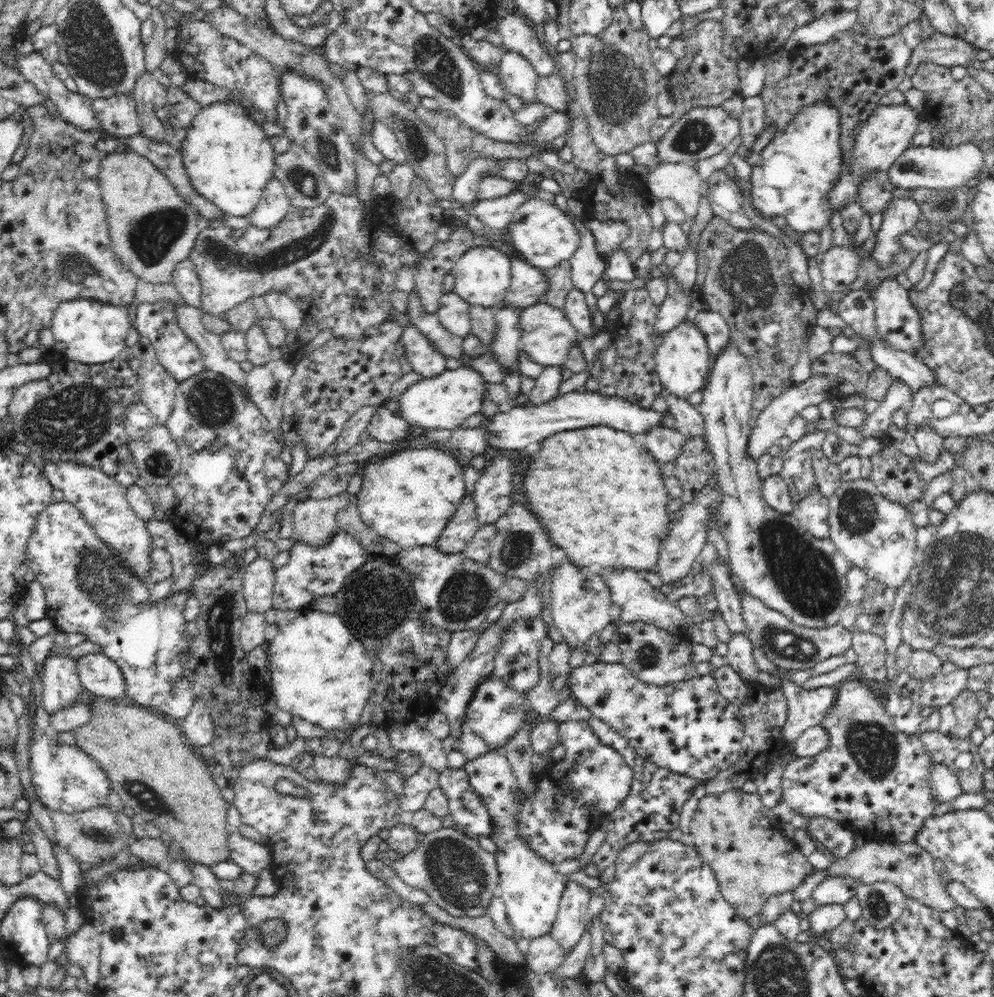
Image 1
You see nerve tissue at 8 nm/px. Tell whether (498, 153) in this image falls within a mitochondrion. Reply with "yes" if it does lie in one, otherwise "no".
no

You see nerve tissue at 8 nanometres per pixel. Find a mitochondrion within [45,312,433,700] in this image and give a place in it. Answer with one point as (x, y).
(111, 593)

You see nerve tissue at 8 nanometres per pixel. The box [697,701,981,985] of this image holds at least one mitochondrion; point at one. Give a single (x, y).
(871, 744)

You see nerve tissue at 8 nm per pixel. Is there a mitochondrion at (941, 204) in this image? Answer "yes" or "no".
yes

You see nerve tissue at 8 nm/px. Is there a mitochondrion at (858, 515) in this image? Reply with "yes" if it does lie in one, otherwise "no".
yes

